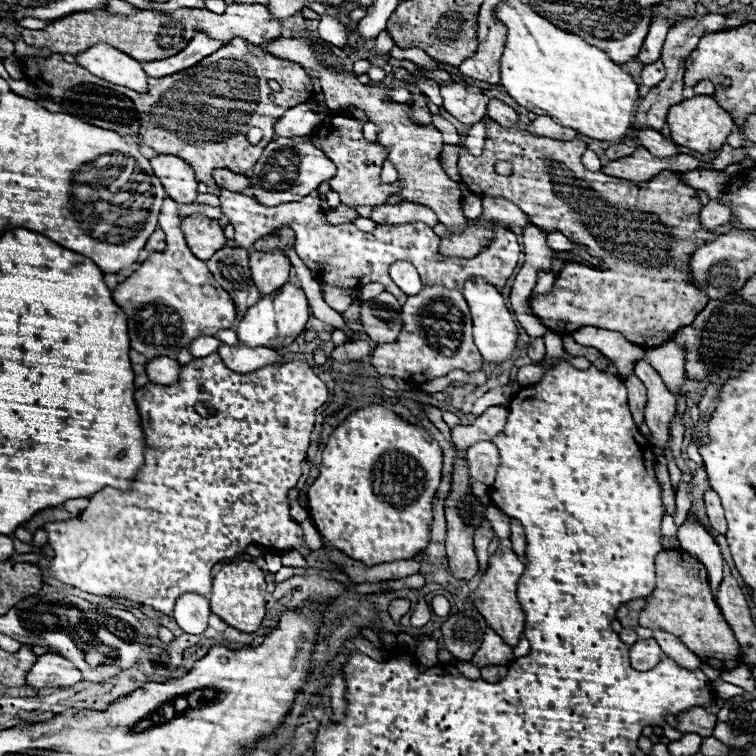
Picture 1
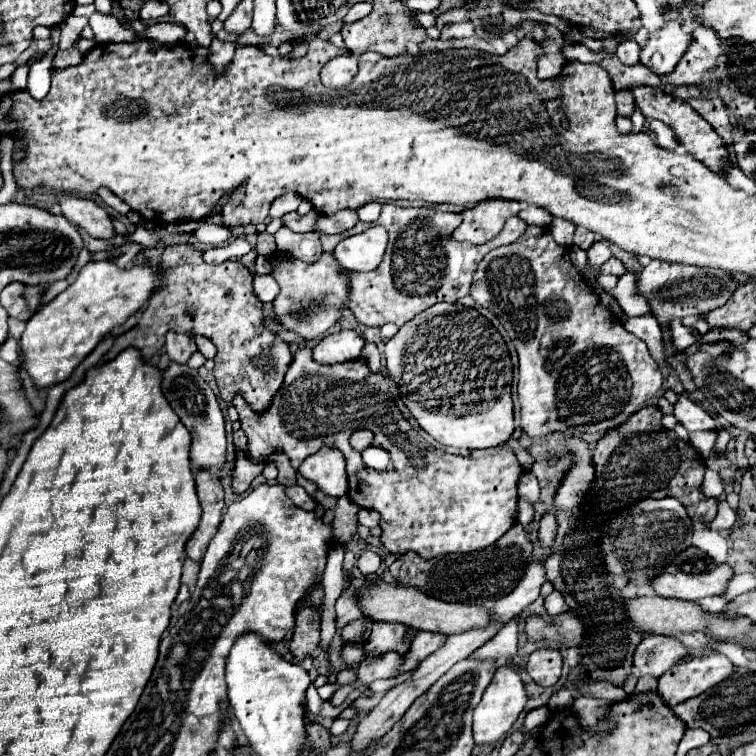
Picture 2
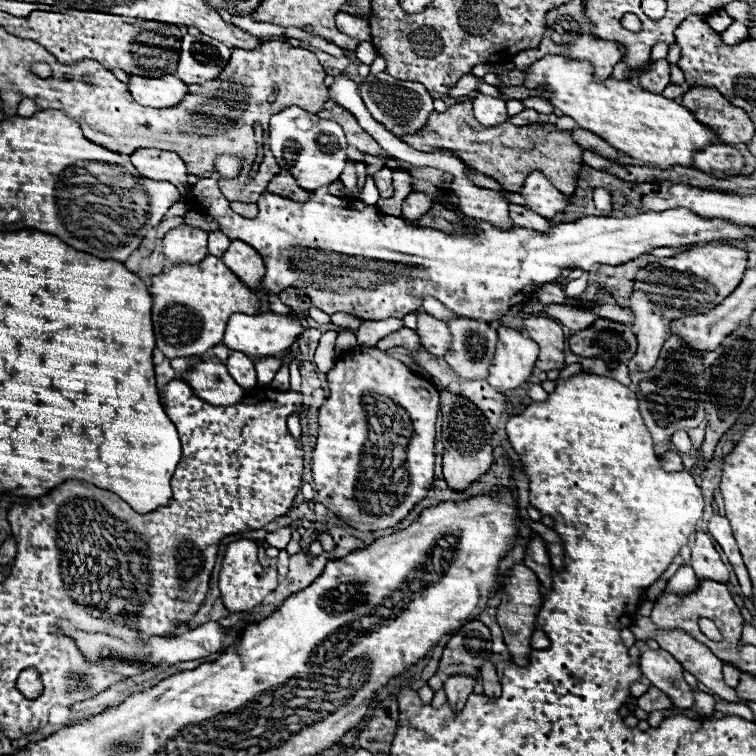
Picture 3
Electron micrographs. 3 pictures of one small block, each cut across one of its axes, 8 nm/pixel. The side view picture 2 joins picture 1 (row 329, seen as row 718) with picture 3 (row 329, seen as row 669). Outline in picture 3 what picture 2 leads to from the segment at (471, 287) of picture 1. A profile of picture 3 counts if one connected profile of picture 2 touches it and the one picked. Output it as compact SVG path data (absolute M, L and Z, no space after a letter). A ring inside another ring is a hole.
M498 326L498 346L496 346L494 362L490 366L490 376L486 378L488 384L500 392L524 386L528 382L528 378L532 376L538 354L540 354L540 346L532 338L526 338L518 330L512 330L508 326Z

